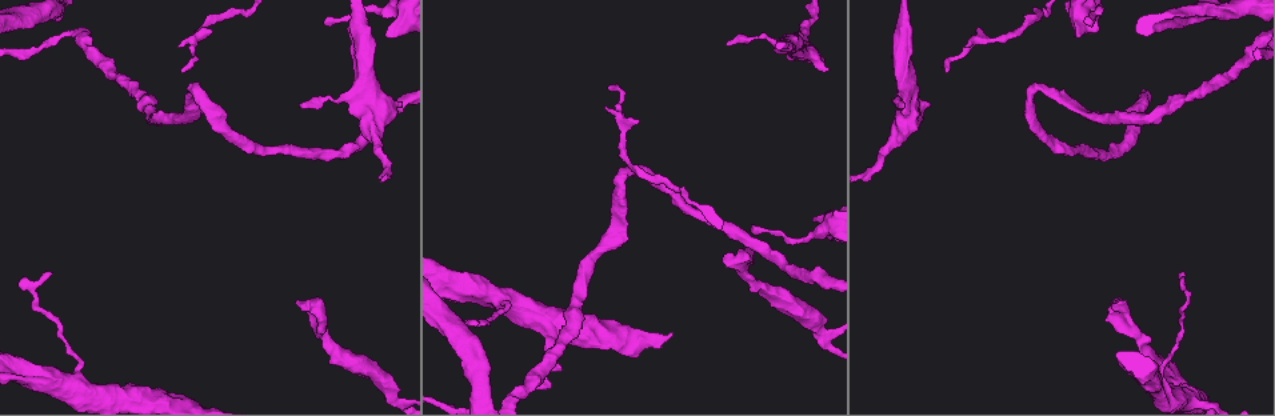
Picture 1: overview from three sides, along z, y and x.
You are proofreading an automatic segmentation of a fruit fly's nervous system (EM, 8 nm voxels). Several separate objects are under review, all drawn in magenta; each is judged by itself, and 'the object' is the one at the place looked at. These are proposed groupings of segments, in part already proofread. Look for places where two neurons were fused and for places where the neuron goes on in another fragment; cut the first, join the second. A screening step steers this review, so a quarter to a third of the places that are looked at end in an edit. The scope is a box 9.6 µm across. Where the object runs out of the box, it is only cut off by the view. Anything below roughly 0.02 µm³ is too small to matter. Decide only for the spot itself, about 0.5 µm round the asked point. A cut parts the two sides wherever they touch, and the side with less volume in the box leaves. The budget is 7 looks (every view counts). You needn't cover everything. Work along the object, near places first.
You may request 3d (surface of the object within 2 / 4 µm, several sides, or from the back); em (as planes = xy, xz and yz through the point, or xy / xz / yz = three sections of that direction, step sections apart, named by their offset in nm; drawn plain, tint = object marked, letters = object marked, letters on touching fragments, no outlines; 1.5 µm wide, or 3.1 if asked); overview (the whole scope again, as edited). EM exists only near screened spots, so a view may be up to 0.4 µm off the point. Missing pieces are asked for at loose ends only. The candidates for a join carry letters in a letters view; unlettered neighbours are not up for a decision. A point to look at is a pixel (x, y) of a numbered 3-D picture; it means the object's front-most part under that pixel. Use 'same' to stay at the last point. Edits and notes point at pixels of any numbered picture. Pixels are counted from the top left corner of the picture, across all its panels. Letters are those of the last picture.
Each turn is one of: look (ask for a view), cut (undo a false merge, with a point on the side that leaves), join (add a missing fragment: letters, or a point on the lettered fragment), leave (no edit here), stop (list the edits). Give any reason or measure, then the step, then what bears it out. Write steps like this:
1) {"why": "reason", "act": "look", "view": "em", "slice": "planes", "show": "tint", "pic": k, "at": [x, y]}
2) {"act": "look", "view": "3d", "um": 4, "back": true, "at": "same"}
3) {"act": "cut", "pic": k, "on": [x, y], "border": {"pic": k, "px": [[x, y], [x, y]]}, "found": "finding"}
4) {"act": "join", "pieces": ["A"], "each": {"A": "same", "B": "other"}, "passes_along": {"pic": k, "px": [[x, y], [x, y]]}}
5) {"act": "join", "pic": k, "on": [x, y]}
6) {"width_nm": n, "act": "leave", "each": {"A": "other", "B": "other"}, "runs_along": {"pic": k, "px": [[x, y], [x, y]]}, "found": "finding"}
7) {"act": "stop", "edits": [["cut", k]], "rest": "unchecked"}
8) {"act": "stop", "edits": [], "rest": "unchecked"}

{"why": "sharp bend", "act": "look", "view": "em", "slice": "planes", "show": "tint", "pic": 1, "at": [194, 89]}

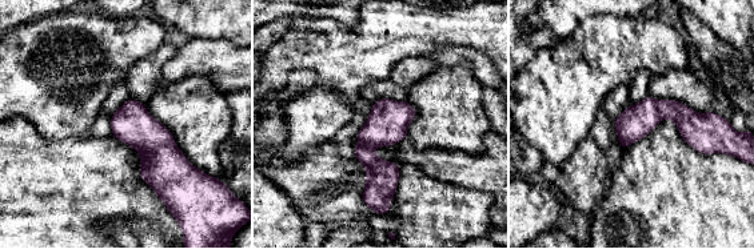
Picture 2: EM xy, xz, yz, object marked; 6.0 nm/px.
{"act": "look", "view": "em", "slice": "planes", "show": "letters", "at": "same"}

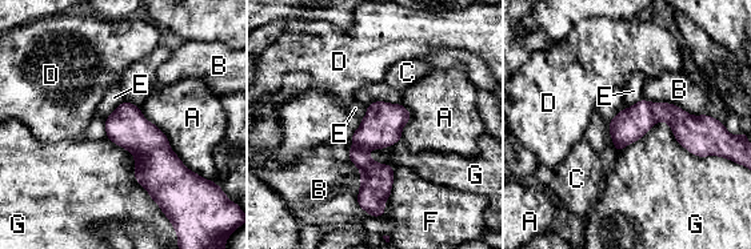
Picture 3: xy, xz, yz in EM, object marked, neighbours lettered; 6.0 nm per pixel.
{"width_nm": 200, "act": "leave", "each": {"A": "other", "B": "other", "C": "other", "D": "other", "E": "other", "F": "other", "G": "other"}, "border": {"pic": 3, "px": [[642, 97], [618, 112]]}, "found": "continuous, no second neuron"}

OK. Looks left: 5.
{"why": "sudden change in width", "act": "look", "view": "3d", "um": 2, "pic": 1, "at": [904, 23]}

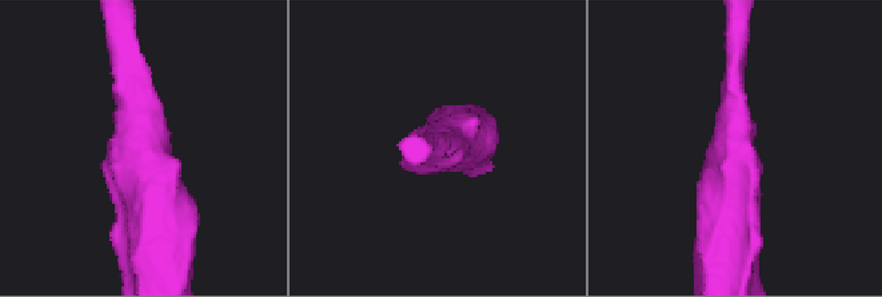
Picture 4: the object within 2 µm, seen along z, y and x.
{"arm_widths_nm": [190, 400], "why": "shape alone is not enough", "act": "look", "view": "em", "slice": "planes", "show": "letters", "pic": 4, "at": [737, 152]}

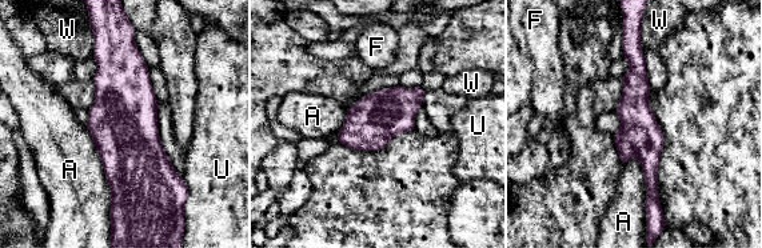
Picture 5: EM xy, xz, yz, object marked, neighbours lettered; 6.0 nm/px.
{"act": "leave", "each": {"A": "other", "F": "other", "U": "other", "W": "other"}, "border": {"pic": 5, "px": [[84, 126], [108, 186], [110, 214]]}, "found": "one neuron here"}

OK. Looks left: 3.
{"why": "free end", "act": "look", "view": "em", "slice": "planes", "show": "letters", "pic": 1, "at": [905, 103]}

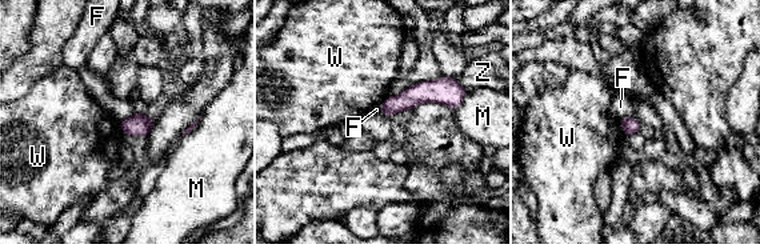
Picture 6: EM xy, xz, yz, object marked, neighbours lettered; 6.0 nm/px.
{"width_nm": 100, "act": "leave", "each": {"F": "other", "M": "other", "W": "other", "Z": "other"}, "runs_along": {"pic": 6, "px": [[459, 94], [416, 94], [384, 111]]}, "found": "none of them fits"}

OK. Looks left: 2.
{"act": "stop", "edits": [], "rest": "unchecked"}

